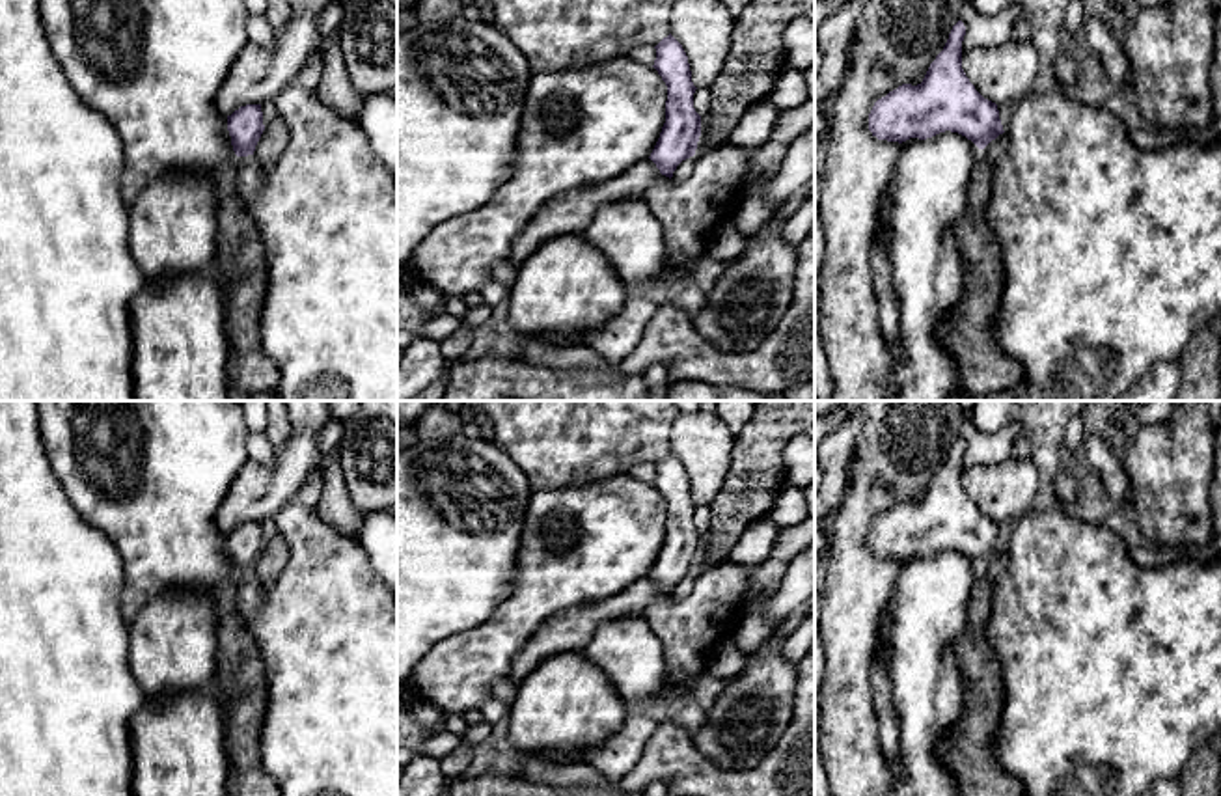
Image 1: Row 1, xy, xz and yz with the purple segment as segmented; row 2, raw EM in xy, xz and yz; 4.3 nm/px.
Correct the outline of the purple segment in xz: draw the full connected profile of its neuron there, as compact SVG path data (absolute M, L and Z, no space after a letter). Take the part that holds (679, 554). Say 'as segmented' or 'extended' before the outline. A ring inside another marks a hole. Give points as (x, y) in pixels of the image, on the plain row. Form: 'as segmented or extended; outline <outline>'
extended; outline M671 451L654 466L656 477L652 485L667 503L667 518L665 541L649 576L656 582L665 597L654 600L643 611L643 617L649 621L652 632L664 645L665 677L664 690L658 695L660 699L665 693L688 693L686 686L699 680L699 677L705 673L710 654L727 636L733 634L742 613L742 598L753 567L723 561L705 570L695 570L701 554L701 533L693 526L693 511L697 505L692 500L688 473L682 462ZM690 574L695 576L690 595L684 598L675 598L673 589Z

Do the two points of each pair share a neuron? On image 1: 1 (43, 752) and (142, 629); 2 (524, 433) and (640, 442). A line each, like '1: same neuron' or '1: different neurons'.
1: different neurons
2: same neuron

